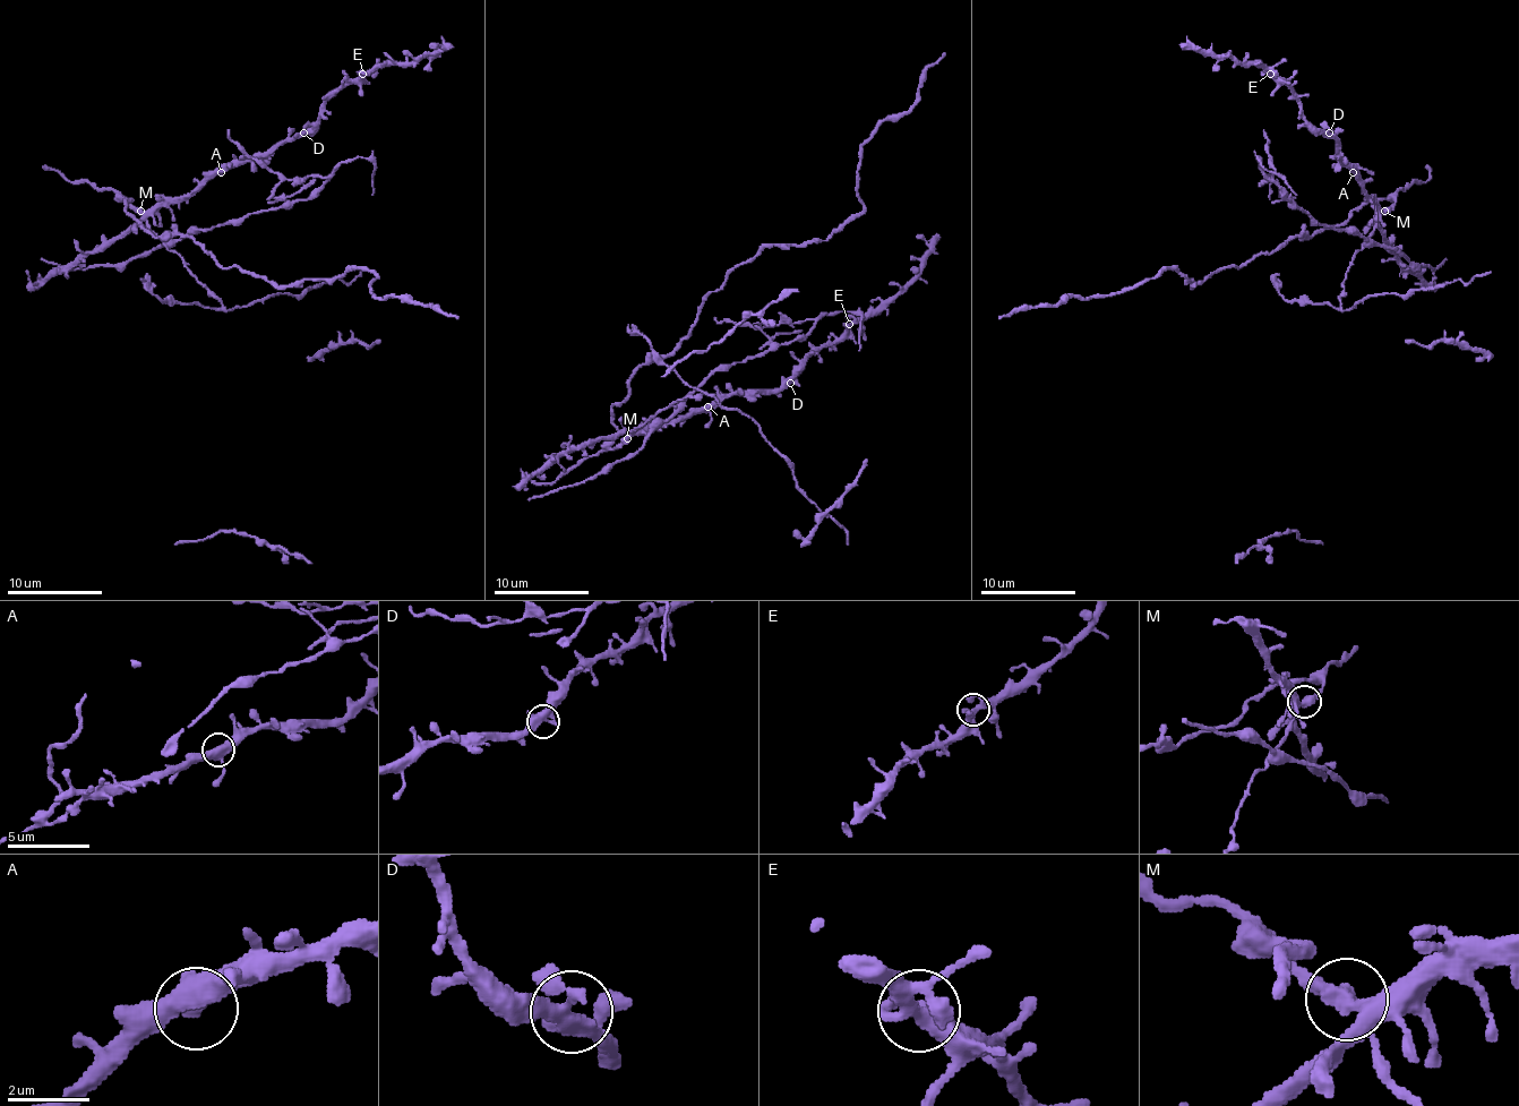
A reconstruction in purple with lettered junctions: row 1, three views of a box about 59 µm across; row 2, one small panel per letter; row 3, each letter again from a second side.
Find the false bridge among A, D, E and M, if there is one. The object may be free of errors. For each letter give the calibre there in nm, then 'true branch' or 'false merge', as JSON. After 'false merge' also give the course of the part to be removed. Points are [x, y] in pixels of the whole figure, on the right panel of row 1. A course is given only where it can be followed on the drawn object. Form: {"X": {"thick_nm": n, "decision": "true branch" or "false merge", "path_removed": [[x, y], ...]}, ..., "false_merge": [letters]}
{"A": {"thick_nm": 440, "decision": "true branch"}, "D": {"thick_nm": 380, "decision": "true branch"}, "E": {"thick_nm": 320, "decision": "true branch"}, "M": {"thick_nm": 360, "decision": "false merge", "path_removed": [[1383, 211], [1392, 203], [1364, 200], [1341, 224], [1296, 234], [1192, 286], [1161, 269], [1107, 296], [998, 319]]}, "false_merge": ["M"]}

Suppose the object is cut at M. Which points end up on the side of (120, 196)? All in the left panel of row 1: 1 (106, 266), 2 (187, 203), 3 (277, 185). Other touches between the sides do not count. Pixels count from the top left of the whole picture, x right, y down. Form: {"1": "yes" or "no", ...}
{"1": "yes", "2": "no", "3": "yes"}

